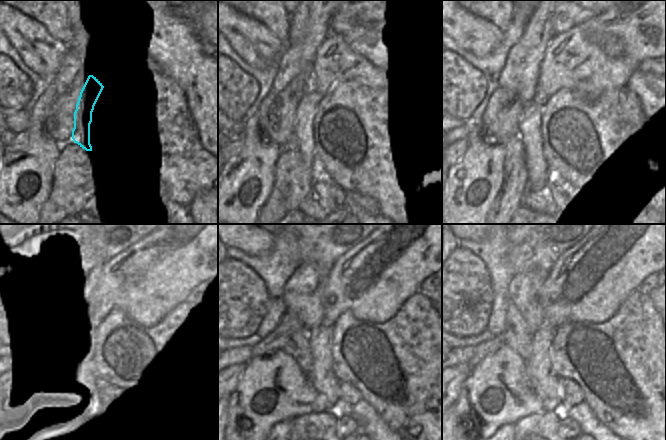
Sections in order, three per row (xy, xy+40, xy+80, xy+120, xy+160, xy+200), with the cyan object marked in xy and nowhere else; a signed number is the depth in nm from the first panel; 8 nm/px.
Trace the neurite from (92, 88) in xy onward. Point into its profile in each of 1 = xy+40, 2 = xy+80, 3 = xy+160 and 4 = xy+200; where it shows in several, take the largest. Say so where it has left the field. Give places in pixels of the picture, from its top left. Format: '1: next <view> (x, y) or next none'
1: next xy+40 (304, 120)
2: next xy+80 (529, 124)
3: next xy+160 (311, 350)
4: next xy+200 (534, 348)

